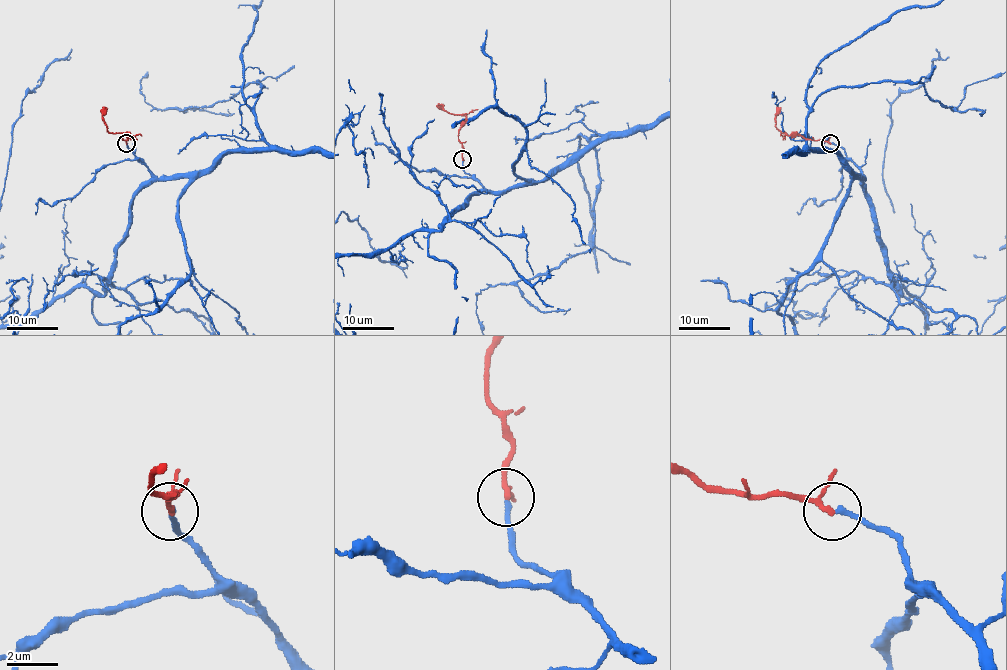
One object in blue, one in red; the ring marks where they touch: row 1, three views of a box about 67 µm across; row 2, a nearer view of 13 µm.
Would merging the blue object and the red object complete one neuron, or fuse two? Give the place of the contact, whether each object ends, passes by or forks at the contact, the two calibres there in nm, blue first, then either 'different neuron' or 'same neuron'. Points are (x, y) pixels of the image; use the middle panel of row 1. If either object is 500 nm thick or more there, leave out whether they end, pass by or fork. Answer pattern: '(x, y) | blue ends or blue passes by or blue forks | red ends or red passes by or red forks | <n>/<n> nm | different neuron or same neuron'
(462, 159) | blue ends | red passes by | 200/160 nm | different neuron

